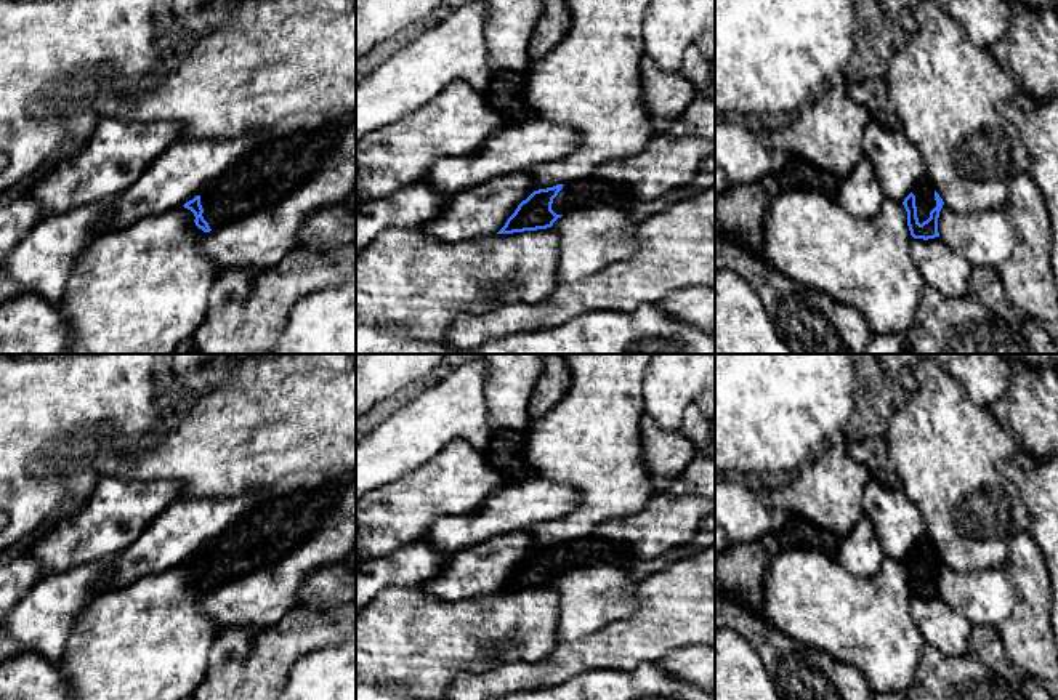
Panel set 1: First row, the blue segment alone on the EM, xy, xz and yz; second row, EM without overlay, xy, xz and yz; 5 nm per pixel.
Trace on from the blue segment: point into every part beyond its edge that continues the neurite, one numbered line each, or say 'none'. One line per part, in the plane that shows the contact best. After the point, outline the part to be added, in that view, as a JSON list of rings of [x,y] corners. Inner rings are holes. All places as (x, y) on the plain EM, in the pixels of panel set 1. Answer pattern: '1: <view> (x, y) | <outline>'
1: yz (924, 550) | [[[925,535],[914,546],[912,553],[915,554],[917,577],[919,577],[919,581],[922,583],[930,577],[930,570],[936,565],[935,545]]]

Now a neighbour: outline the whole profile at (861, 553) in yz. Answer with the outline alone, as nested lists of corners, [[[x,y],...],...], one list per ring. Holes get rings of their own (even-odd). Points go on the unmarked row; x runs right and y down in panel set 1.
[[[864,514],[853,530],[838,541],[837,561],[854,578],[872,578],[883,564],[883,543],[878,540],[877,529]]]

